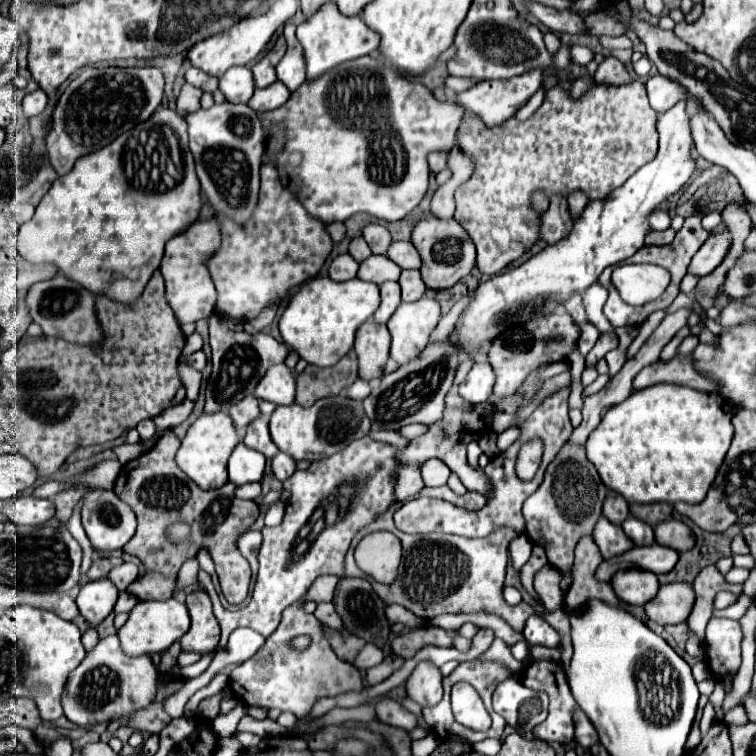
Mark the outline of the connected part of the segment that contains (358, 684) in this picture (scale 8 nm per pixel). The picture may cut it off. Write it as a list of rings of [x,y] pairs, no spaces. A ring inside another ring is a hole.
[[[321,575],[315,579],[313,587],[293,605],[289,605],[283,611],[283,619],[279,627],[275,629],[273,635],[267,637],[263,647],[251,657],[247,663],[237,665],[229,673],[229,685],[233,693],[247,705],[263,705],[267,709],[281,709],[281,711],[291,711],[297,717],[303,717],[311,711],[313,703],[321,697],[335,697],[339,693],[349,693],[349,691],[361,691],[363,681],[355,665],[341,661],[331,645],[329,639],[325,637],[323,623],[315,619],[315,615],[305,613],[303,605],[307,601],[331,601],[333,591],[337,585],[335,575]],[[297,635],[309,635],[311,643],[305,649],[295,649],[291,641]]]

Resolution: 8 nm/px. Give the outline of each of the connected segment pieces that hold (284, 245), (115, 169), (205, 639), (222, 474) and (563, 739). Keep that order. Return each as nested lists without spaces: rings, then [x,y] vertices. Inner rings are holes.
[[[267,163],[261,167],[259,207],[245,227],[239,227],[235,221],[225,219],[225,215],[215,215],[215,219],[221,223],[221,235],[223,235],[221,249],[209,259],[209,265],[207,265],[219,293],[215,309],[217,313],[227,313],[237,319],[255,319],[269,305],[285,301],[293,287],[299,287],[301,283],[317,275],[327,255],[331,253],[333,241],[325,231],[323,223],[319,219],[311,219],[303,211],[303,205],[295,199],[295,195],[291,195],[291,191],[281,187],[273,163]]]
[[[161,109],[151,119],[119,135],[111,145],[85,155],[67,175],[55,179],[37,205],[35,215],[19,229],[19,253],[31,263],[55,263],[69,279],[75,279],[93,293],[131,303],[159,267],[165,243],[195,223],[201,207],[201,187],[189,151],[187,121],[171,109]],[[161,151],[167,151],[165,175],[159,167]]]
[[[193,591],[187,595],[187,609],[191,615],[191,629],[179,639],[181,651],[207,655],[217,649],[219,625],[211,609],[211,599],[205,591]]]
[[[203,413],[187,431],[185,439],[181,441],[181,447],[177,451],[177,465],[187,473],[189,479],[193,479],[201,489],[217,489],[227,483],[227,459],[231,451],[239,445],[241,437],[235,431],[233,419],[227,413],[215,413],[207,415]]]
[[[533,661],[521,673],[521,683],[527,685],[529,689],[545,691],[549,695],[549,717],[533,729],[535,739],[547,741],[547,743],[557,741],[557,743],[563,743],[563,745],[571,743],[575,739],[573,737],[573,721],[571,721],[571,711],[575,707],[575,699],[571,695],[571,689],[567,685],[567,677],[565,677],[565,671],[561,669],[561,665],[555,663],[555,661]]]

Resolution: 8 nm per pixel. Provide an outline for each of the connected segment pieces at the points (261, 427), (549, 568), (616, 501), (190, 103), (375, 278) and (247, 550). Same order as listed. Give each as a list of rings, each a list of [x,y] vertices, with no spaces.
[[[261,415],[259,419],[255,419],[255,423],[251,423],[247,427],[247,435],[243,439],[243,443],[259,453],[263,453],[267,459],[273,459],[279,453],[279,447],[273,443],[271,435],[269,435],[269,419],[265,415]]]
[[[549,564],[535,575],[534,589],[543,599],[547,611],[555,611],[563,607],[563,593],[559,589],[559,581],[561,581],[561,573],[555,571],[555,567]]]
[[[609,491],[607,493],[607,499],[603,503],[603,515],[615,523],[615,525],[621,525],[627,517],[629,517],[629,503],[615,491]]]
[[[189,83],[183,85],[181,89],[181,95],[177,97],[177,109],[181,115],[189,115],[189,113],[195,113],[199,111],[199,99],[201,99],[203,91],[199,91],[197,87],[191,87]]]
[[[371,255],[365,259],[359,267],[359,279],[371,281],[375,285],[381,285],[385,281],[397,281],[401,275],[401,269],[385,255]]]
[[[247,531],[245,535],[241,535],[241,537],[239,537],[239,543],[237,543],[237,545],[239,545],[239,551],[243,553],[243,557],[245,557],[245,559],[247,559],[247,561],[250,563],[252,572],[249,594],[245,600],[245,604],[248,604],[252,597],[254,584],[257,578],[259,569],[257,553],[259,553],[261,541],[263,541],[263,535],[261,535],[259,531]]]

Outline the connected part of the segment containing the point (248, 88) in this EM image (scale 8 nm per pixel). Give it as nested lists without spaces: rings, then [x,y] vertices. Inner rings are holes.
[[[231,67],[221,79],[219,89],[223,91],[225,99],[231,103],[247,103],[255,91],[253,73],[249,67]]]

